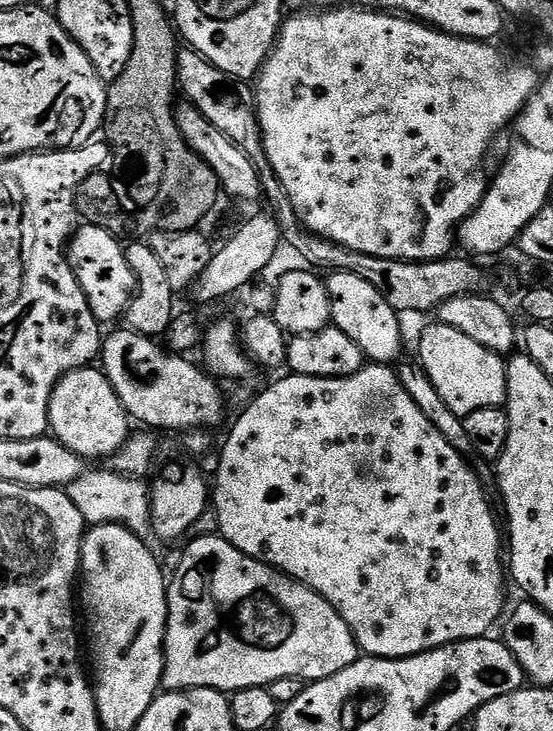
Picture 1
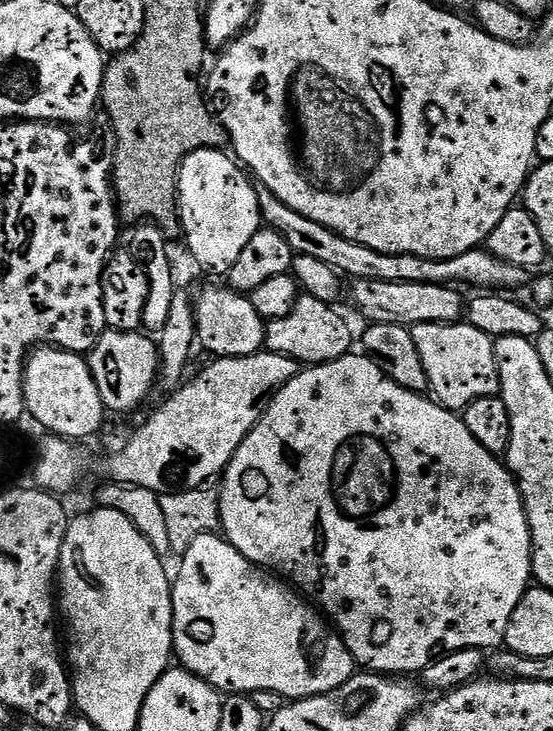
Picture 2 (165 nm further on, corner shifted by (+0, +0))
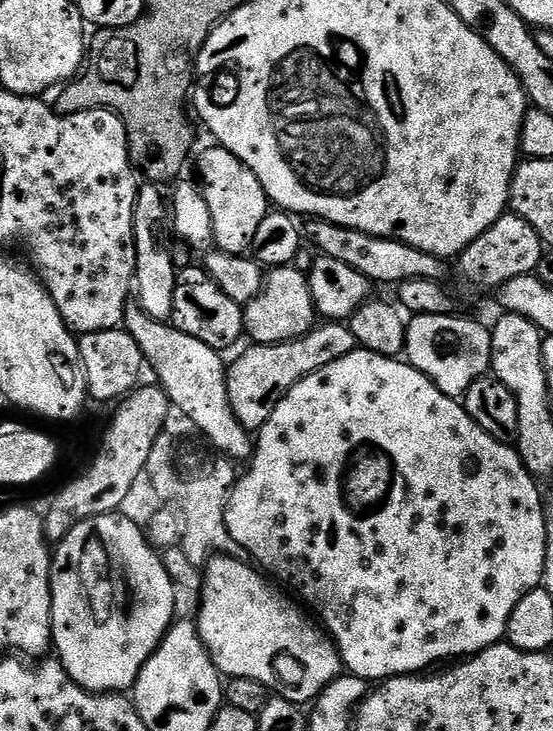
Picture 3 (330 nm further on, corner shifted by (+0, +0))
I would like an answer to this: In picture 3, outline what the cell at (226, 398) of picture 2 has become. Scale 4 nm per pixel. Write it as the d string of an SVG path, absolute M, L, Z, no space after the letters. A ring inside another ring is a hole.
M344 322L321 323L312 331L307 332L305 336L299 336L297 340L287 340L281 344L252 344L248 346L244 356L238 357L233 364L230 364L226 372L228 377L228 407L231 408L232 415L245 430L259 430L270 418L270 414L274 414L274 406L278 406L278 402L282 402L285 394L294 386L298 386L298 382L302 382L302 378L322 370L322 366L330 366L330 362L334 362L346 354L355 352L357 347L354 334Z

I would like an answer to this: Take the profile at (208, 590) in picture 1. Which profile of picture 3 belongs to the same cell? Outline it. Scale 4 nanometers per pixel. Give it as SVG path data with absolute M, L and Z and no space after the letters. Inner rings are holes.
M216 554L203 569L200 616L195 617L202 642L221 677L254 678L279 699L307 705L341 675L340 652L315 623L308 624L283 591L275 592L251 563L244 562Z

